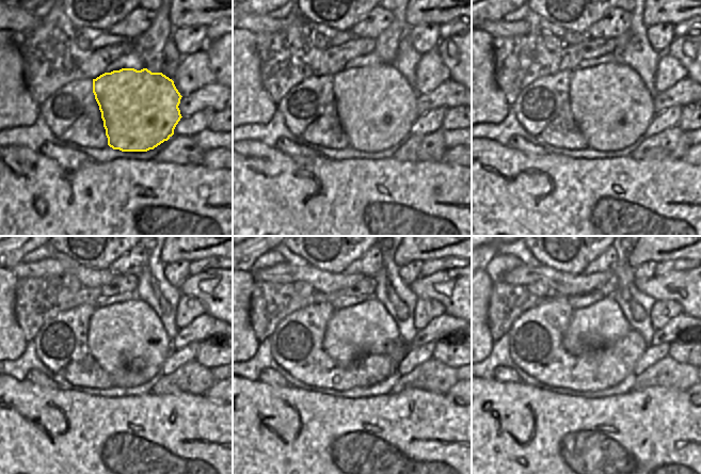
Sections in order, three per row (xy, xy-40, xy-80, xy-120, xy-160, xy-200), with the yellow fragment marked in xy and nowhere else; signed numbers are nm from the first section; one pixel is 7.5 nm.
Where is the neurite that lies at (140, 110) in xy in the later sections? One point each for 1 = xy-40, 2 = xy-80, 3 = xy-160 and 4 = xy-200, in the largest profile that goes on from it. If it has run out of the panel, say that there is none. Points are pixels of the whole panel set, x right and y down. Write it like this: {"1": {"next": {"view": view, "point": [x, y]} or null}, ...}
{"1": {"next": {"view": "xy-40", "point": [377, 107]}}, "2": {"next": {"view": "xy-80", "point": [611, 107]}}, "3": {"next": {"view": "xy-160", "point": [367, 328]}}, "4": {"next": {"view": "xy-200", "point": [603, 322]}}}

